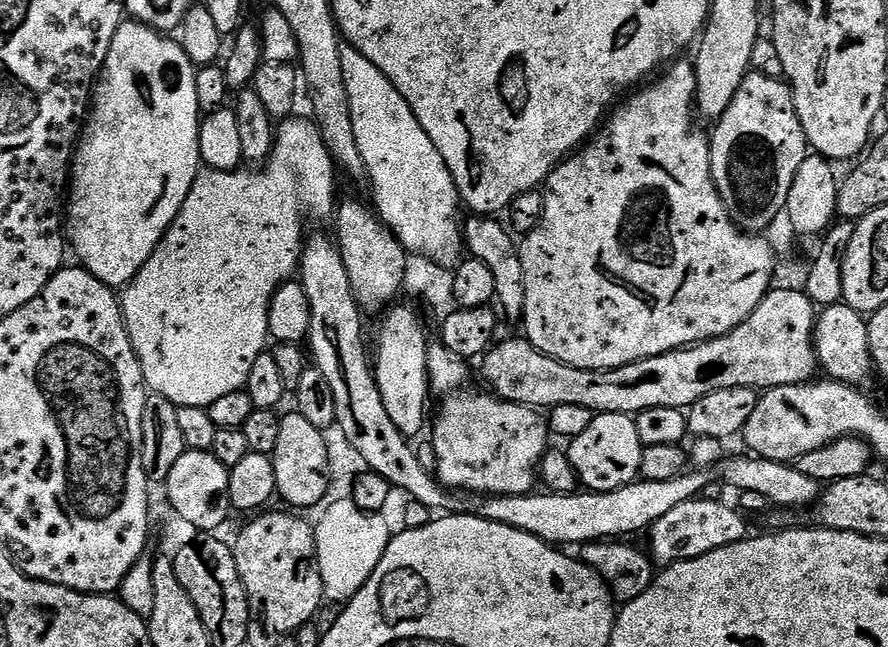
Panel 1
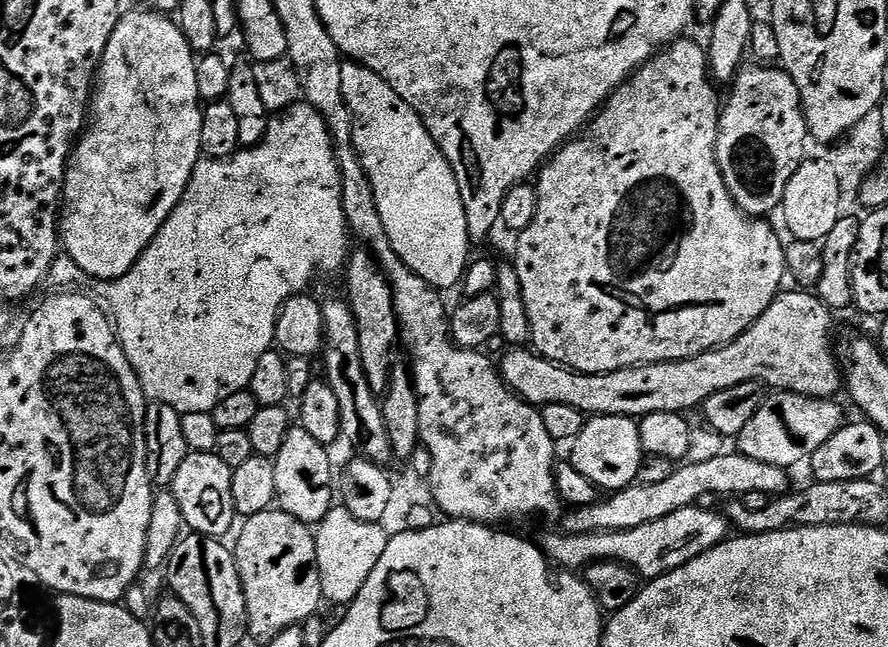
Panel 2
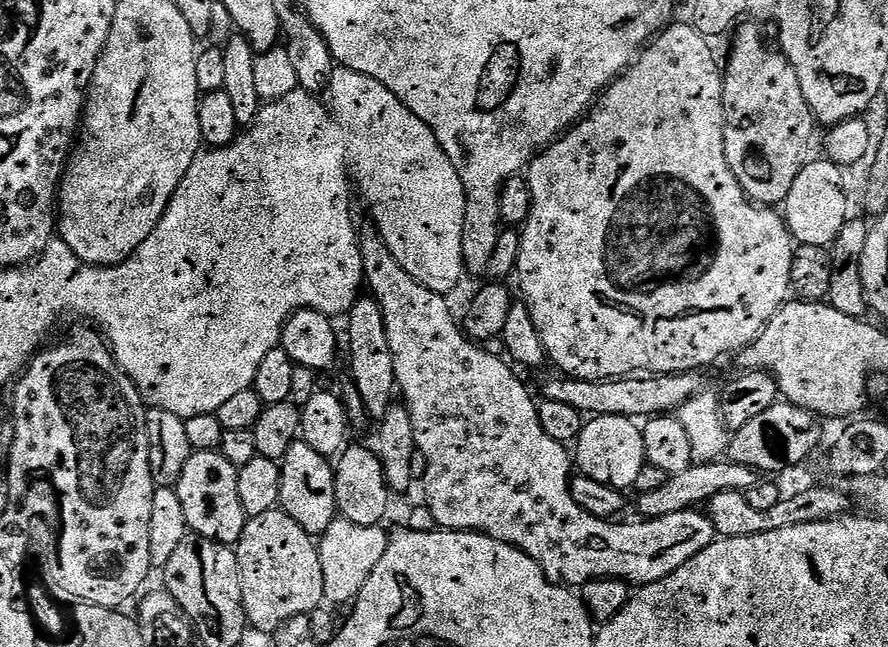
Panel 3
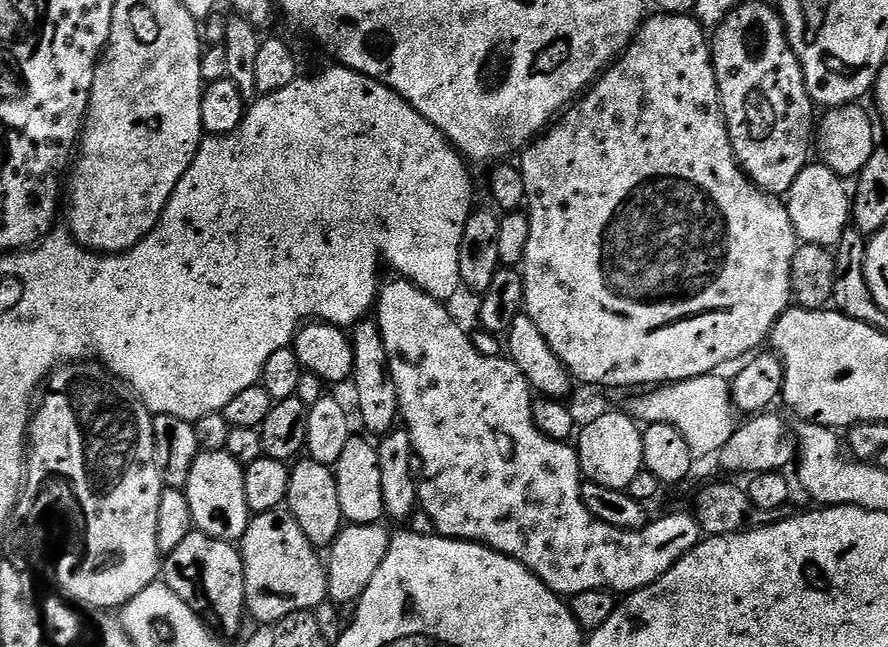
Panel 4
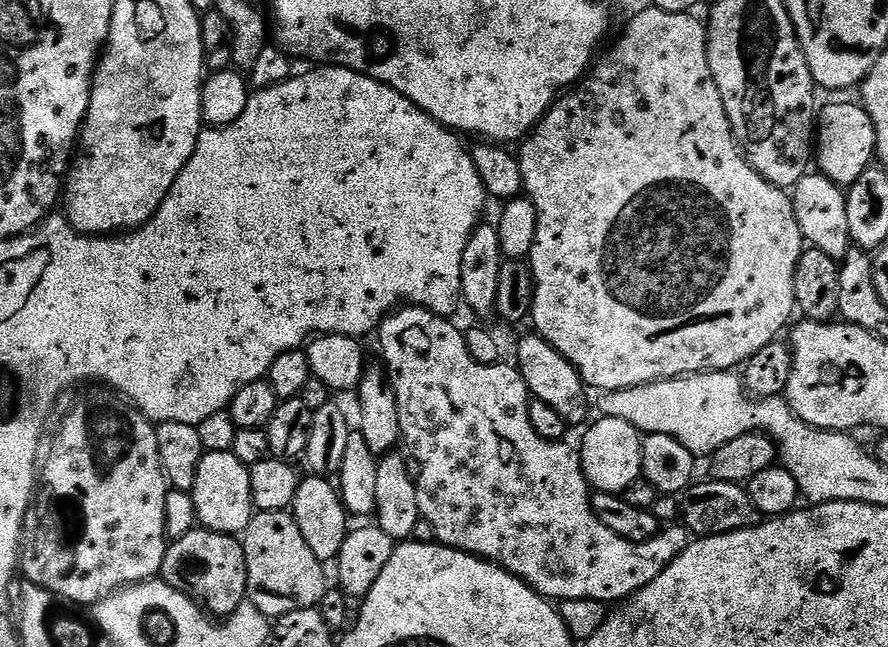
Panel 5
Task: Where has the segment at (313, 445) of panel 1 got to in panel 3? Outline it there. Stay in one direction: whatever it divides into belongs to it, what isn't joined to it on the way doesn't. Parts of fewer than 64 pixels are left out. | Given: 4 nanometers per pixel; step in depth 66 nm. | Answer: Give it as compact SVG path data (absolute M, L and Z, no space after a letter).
M297 442L290 446L280 464L282 474L282 490L280 491L279 507L302 530L306 530L308 535L319 538L324 535L325 530L338 518L338 511L335 496L336 469L333 461L329 457L323 456L303 442Z

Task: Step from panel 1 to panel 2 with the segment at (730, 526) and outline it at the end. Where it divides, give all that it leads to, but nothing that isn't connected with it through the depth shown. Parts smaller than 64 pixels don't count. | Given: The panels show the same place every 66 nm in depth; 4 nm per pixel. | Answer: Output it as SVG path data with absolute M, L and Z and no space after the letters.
M693 506L674 510L674 514L666 514L666 518L658 518L658 522L646 522L646 526L638 526L634 530L625 532L589 532L587 534L559 534L548 536L542 543L542 551L549 561L560 570L583 570L597 560L621 560L636 569L644 578L655 578L672 572L678 566L686 566L694 558L718 546L730 532L730 525L719 511L711 512L705 506Z

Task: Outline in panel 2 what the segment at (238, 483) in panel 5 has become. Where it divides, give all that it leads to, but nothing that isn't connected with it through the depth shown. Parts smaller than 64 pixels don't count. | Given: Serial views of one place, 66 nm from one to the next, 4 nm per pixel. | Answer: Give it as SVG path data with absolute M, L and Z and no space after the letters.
M193 452L178 467L170 485L172 497L184 514L184 523L193 533L201 536L227 537L232 523L238 520L234 496L234 469L215 452Z

